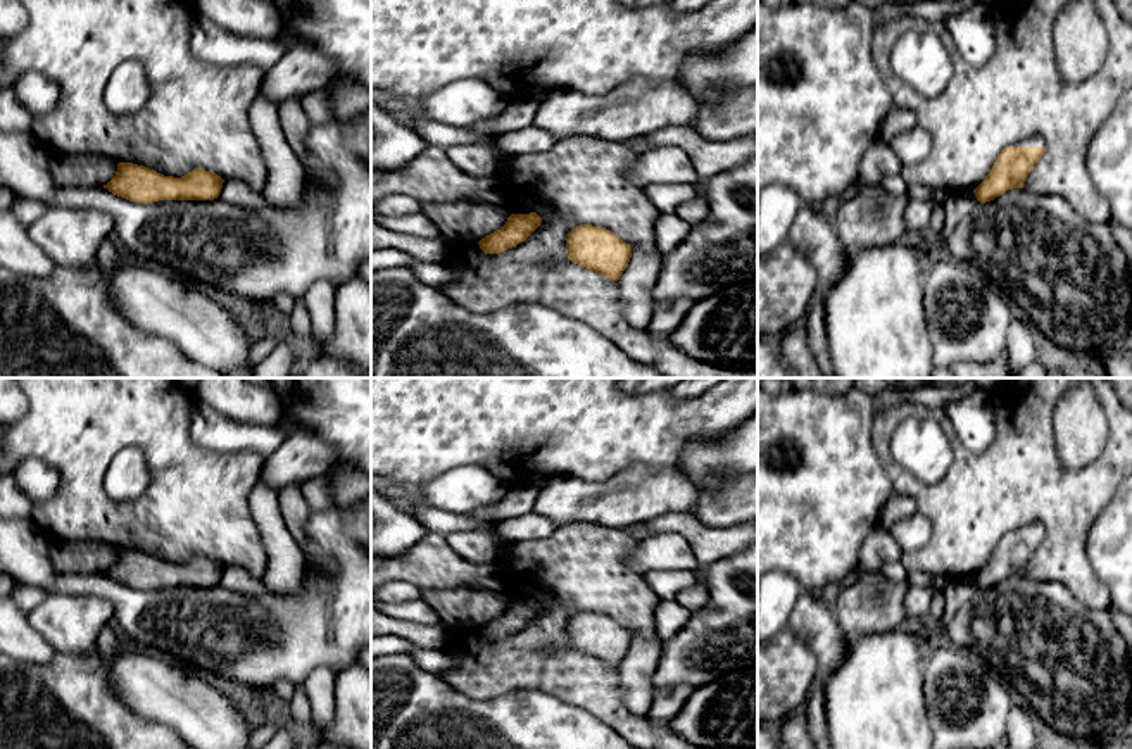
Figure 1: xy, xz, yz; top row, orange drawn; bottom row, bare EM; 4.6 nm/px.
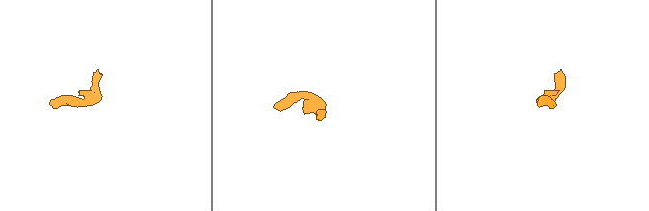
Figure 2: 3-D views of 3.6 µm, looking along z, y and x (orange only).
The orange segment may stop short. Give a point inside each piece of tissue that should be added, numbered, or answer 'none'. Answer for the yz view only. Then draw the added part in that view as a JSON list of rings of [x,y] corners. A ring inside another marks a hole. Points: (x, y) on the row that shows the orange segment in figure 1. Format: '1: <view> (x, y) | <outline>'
1: yz (1036, 140) | [[[1034,135],[1022,142],[1013,143],[1013,147],[1046,147],[1046,140],[1041,135]]]

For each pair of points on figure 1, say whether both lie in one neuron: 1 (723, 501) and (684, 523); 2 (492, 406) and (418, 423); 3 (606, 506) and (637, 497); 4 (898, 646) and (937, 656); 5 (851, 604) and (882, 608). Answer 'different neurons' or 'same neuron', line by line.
1: different neurons
2: same neuron
3: same neuron
4: different neurons
5: same neuron

